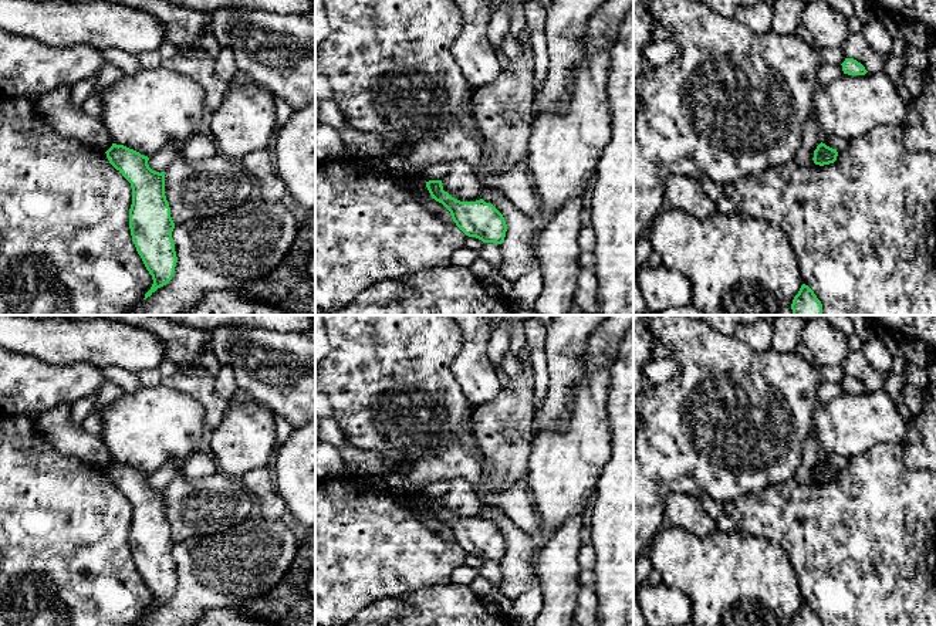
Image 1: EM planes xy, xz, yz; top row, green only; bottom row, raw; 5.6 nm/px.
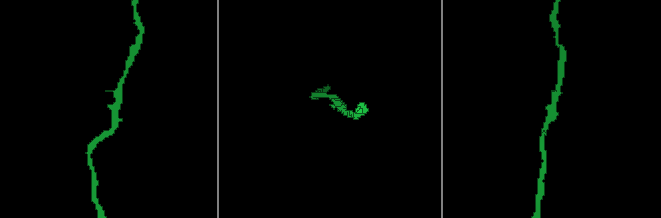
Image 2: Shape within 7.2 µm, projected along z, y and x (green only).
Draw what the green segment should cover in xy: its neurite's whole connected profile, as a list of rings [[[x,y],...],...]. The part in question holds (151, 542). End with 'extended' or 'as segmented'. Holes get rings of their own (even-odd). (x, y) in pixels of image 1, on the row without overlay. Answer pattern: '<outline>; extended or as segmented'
[[[112,461],[105,471],[109,481],[132,505],[131,554],[153,598],[151,608],[145,612],[143,617],[146,617],[172,598],[178,581],[172,556],[175,541],[165,514],[165,490],[152,488],[148,474],[124,463]]]; as segmented

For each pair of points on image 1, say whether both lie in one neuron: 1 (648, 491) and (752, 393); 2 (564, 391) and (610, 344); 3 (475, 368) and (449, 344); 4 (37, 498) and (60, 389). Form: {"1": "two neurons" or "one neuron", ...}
{"1": "one neuron", "2": "two neurons", "3": "two neurons", "4": "two neurons"}

